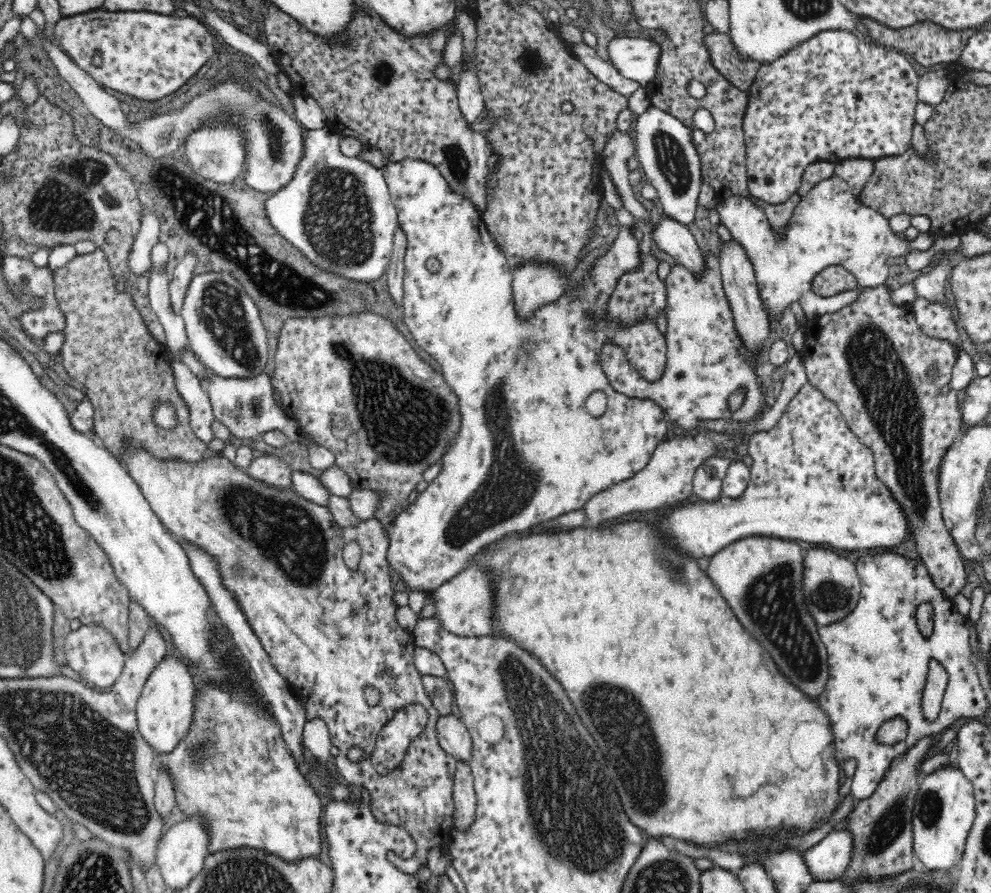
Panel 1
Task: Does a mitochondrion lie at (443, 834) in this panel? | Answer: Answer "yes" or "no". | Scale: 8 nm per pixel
no

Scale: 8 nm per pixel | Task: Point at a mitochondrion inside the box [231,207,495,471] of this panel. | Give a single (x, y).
(403, 421)

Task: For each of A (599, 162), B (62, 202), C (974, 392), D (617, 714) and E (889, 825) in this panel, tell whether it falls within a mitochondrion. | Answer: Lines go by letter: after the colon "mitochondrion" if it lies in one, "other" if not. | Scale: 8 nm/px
A: other
B: mitochondrion
C: other
D: mitochondrion
E: mitochondrion

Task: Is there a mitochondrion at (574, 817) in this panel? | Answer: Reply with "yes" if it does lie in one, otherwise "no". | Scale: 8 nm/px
yes

